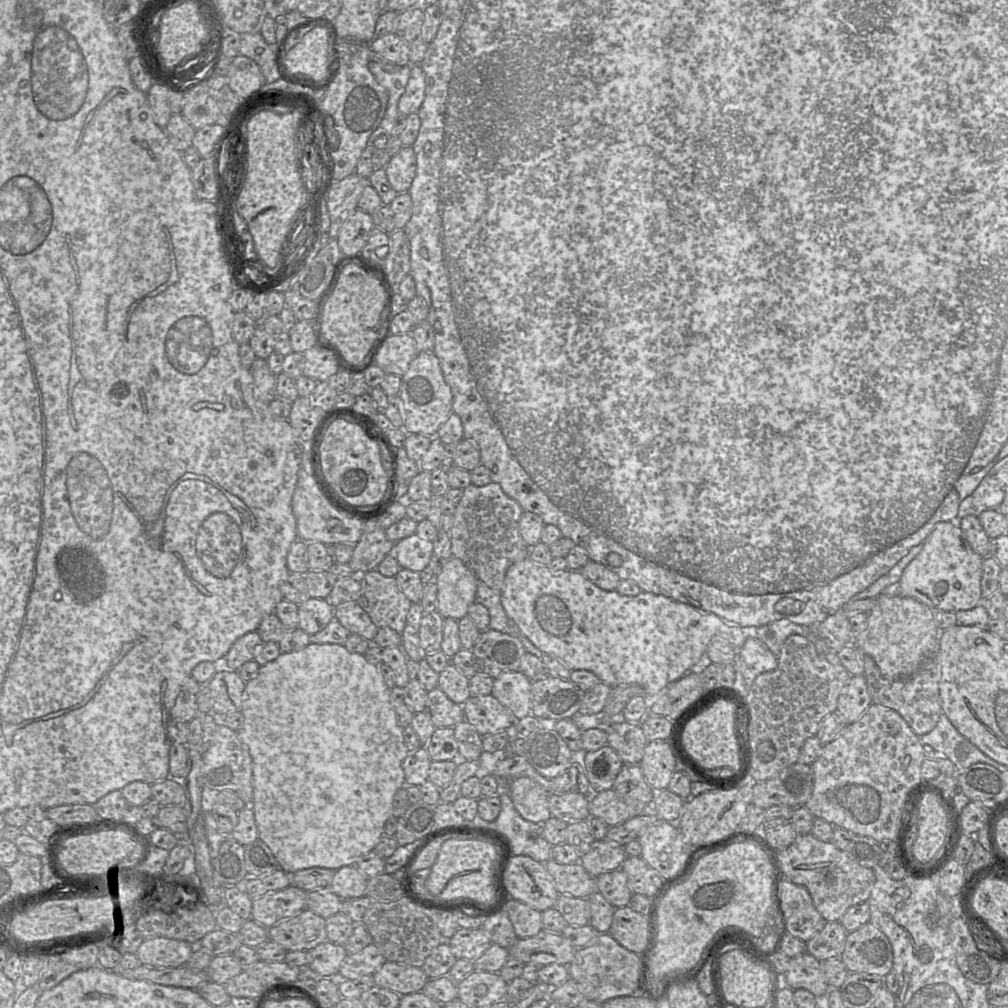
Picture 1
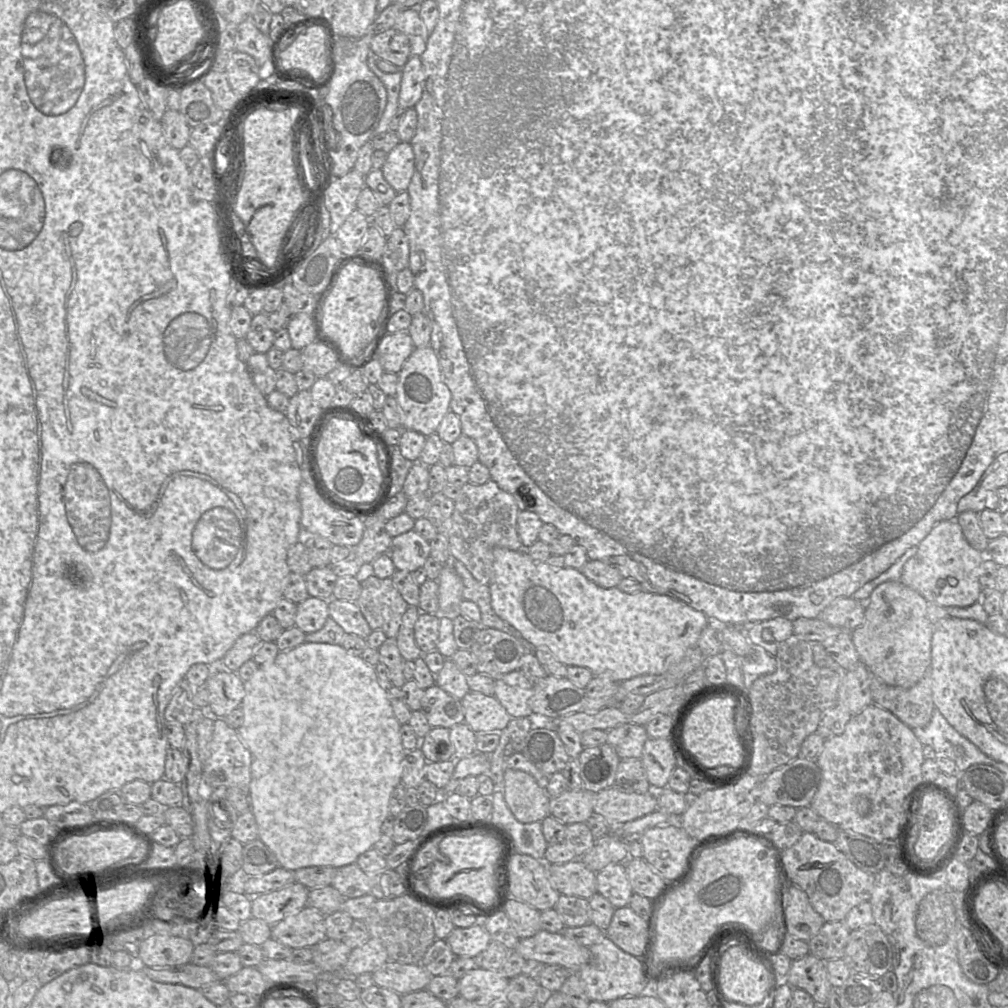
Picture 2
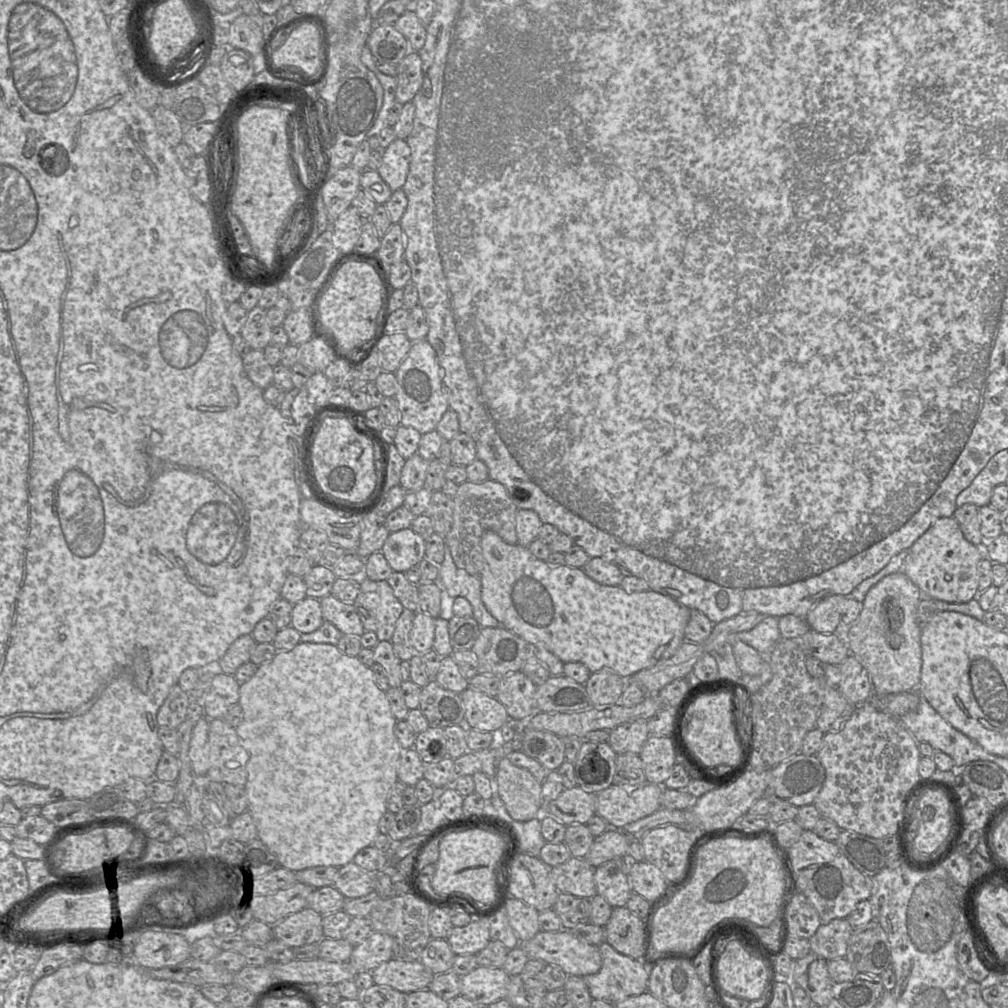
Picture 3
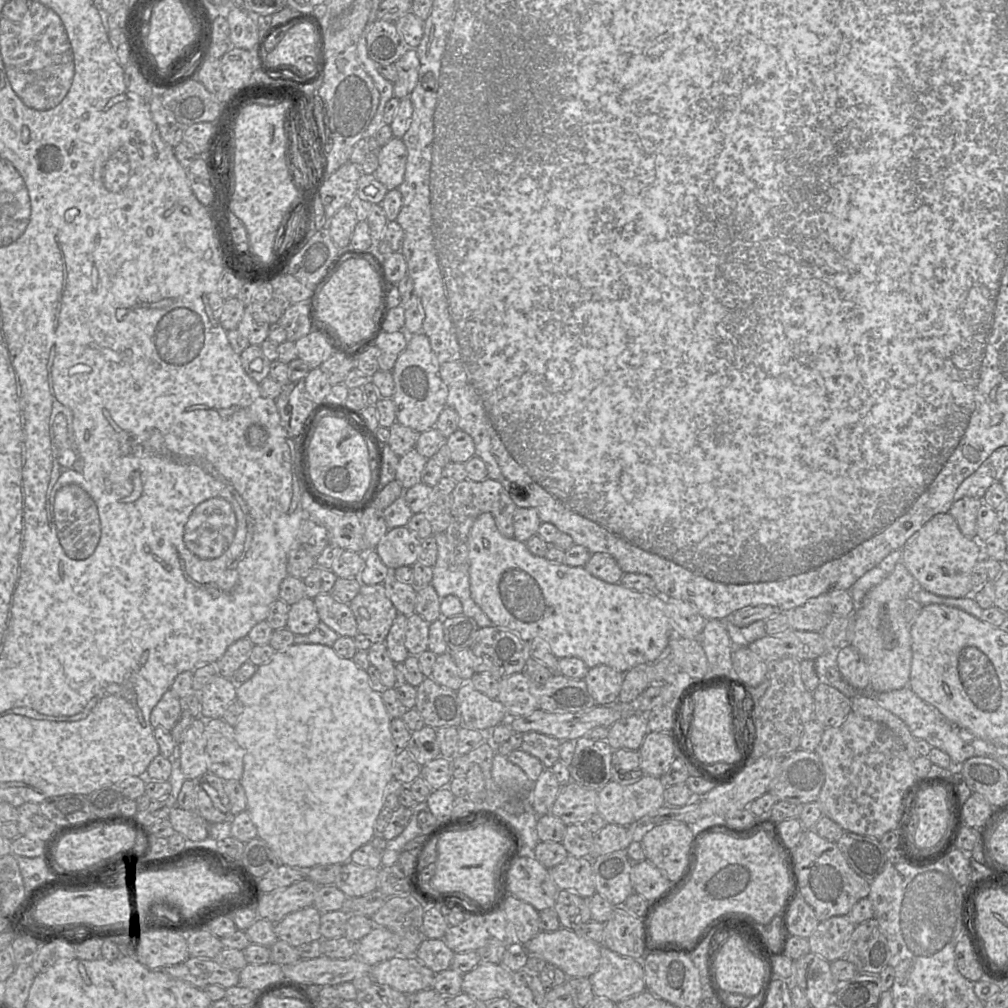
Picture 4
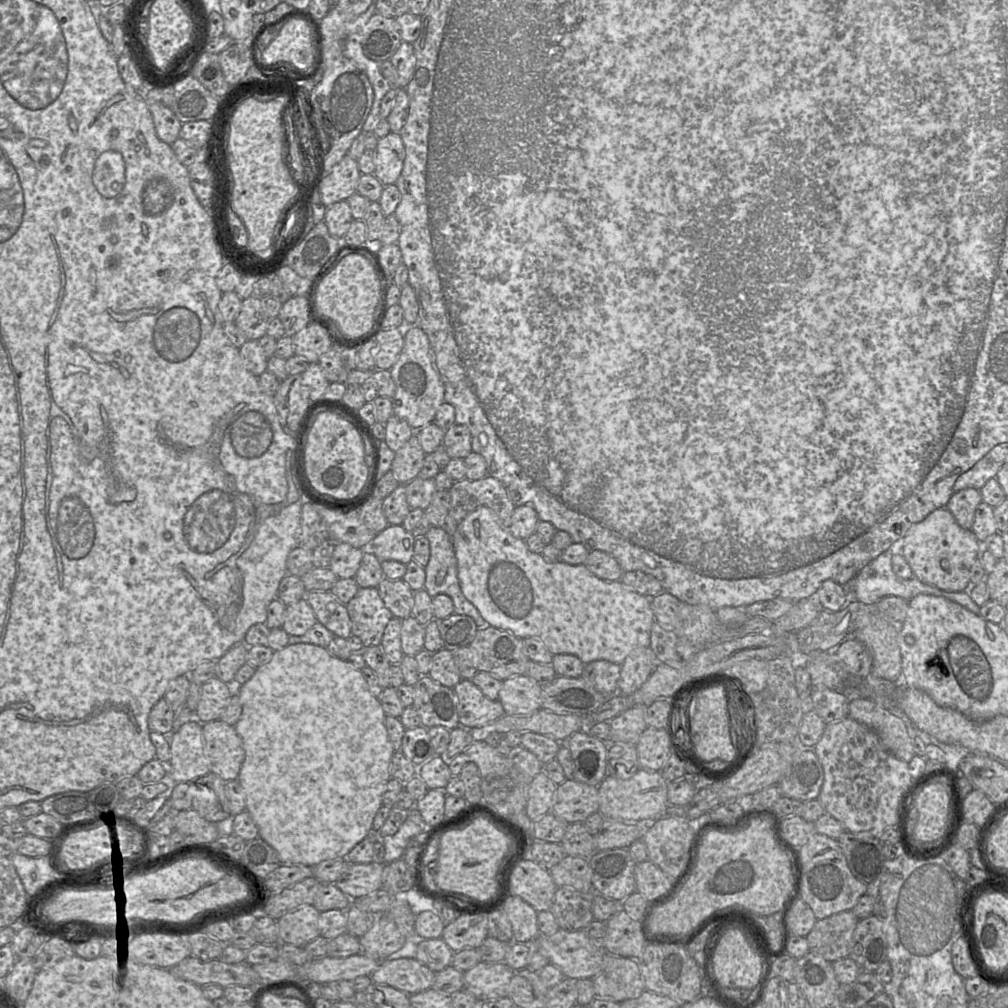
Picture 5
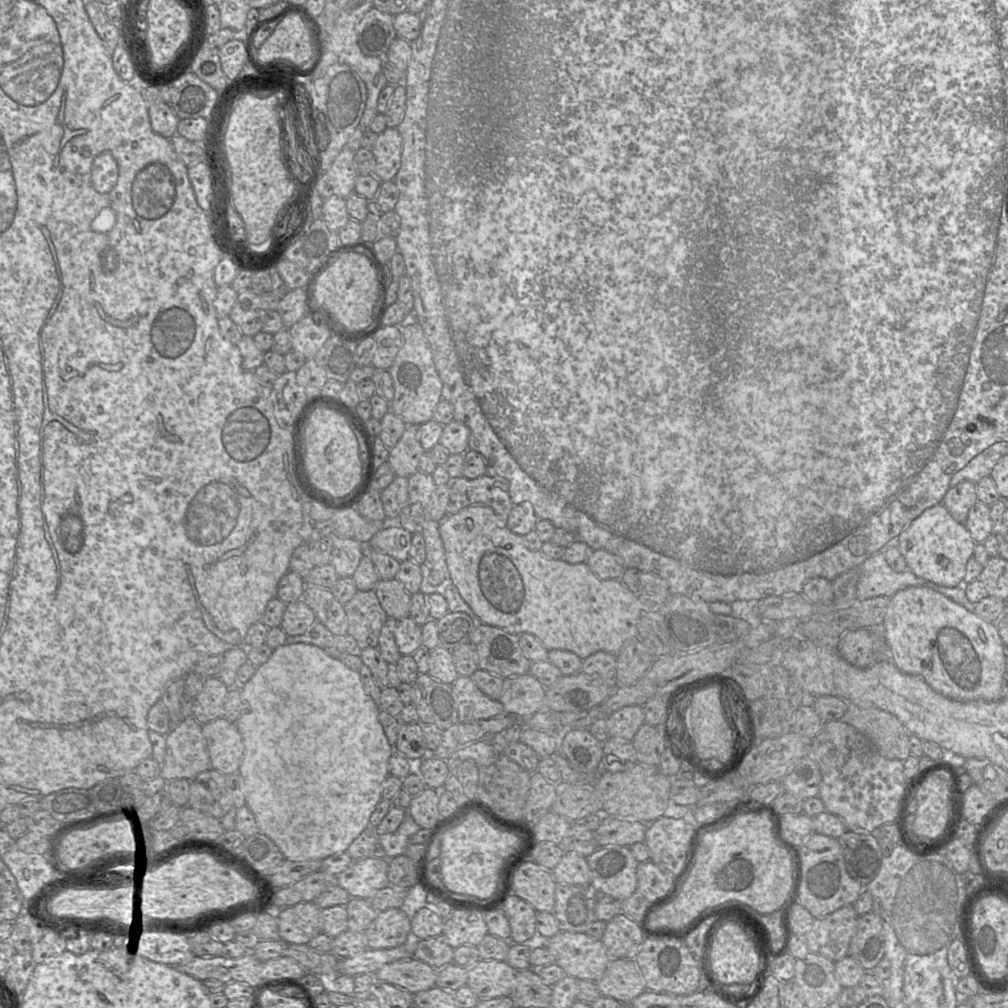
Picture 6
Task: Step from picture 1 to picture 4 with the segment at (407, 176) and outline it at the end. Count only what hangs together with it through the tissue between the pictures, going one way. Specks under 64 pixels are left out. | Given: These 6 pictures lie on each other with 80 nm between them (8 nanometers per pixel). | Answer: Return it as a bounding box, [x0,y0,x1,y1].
[374,137,407,190]

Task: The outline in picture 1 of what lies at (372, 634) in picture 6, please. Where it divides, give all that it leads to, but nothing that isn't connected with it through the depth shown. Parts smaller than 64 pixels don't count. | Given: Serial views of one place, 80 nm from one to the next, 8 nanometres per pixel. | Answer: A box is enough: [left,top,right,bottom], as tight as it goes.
[357,569,412,634]

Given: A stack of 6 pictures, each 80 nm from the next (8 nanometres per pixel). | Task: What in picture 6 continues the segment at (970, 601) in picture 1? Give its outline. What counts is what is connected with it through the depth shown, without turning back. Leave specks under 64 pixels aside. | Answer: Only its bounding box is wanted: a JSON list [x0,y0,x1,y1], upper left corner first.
[897,503,975,587]

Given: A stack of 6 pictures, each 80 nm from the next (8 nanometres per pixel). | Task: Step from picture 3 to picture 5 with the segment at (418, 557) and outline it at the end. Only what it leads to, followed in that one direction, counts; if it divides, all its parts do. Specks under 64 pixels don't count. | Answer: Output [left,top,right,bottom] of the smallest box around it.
[370,525,415,565]

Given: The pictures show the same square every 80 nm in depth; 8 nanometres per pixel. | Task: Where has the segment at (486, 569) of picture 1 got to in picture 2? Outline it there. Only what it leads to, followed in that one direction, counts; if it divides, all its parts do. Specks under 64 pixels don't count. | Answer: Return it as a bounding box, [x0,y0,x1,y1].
[448,479,523,586]

